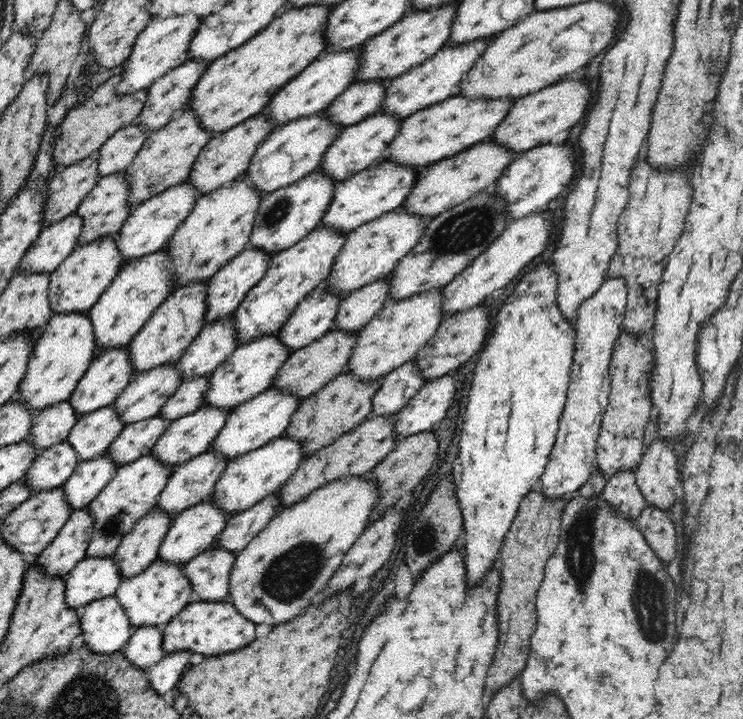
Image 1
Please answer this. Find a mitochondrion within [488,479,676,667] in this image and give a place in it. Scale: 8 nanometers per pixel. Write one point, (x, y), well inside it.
(650, 601)

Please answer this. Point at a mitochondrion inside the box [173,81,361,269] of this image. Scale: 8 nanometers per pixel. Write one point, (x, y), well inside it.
(278, 211)

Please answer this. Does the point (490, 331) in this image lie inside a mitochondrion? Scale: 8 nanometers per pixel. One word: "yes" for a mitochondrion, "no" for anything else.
no

